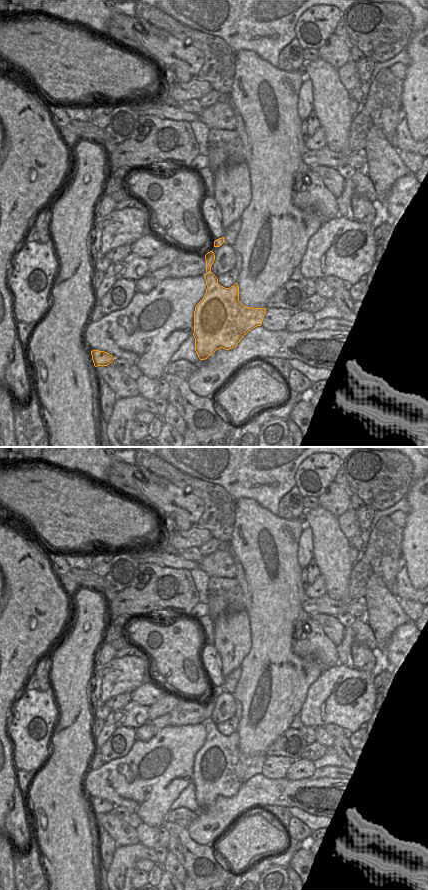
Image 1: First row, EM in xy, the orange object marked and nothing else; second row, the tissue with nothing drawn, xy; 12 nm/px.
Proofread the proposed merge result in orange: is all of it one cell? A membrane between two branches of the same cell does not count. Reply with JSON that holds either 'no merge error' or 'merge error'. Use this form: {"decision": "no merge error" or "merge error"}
{"decision": "merge error"}

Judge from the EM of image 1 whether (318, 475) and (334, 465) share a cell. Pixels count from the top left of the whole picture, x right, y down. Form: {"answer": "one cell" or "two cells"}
{"answer": "one cell"}

